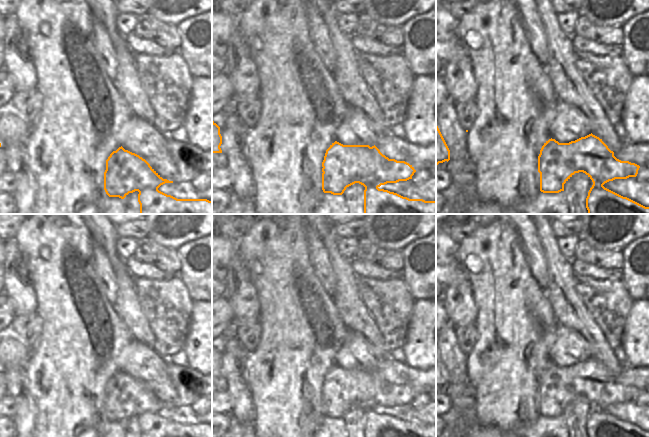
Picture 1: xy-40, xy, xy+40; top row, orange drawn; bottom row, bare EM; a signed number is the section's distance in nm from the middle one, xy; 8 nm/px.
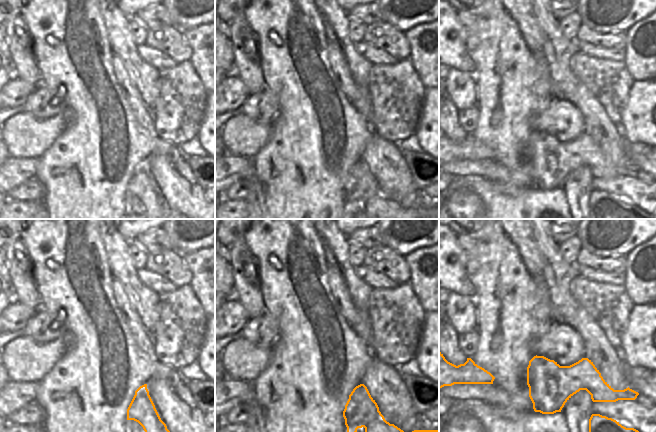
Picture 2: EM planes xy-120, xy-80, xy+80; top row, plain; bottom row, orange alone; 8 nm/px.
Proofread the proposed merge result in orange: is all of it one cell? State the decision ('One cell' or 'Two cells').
Two cells.

